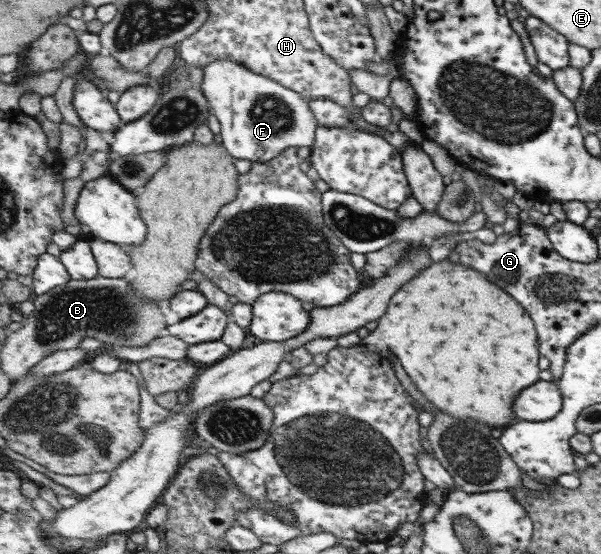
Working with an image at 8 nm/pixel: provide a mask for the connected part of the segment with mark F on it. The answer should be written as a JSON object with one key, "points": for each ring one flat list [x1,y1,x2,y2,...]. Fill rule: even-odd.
{"points":[[218,59,205,68,202,91,210,101,212,114,220,123,220,137,224,146,234,158,247,159,250,162,267,163,291,147,309,147,316,142,316,131,319,126,313,113,310,100,260,72,251,71,244,63,233,59]]}

